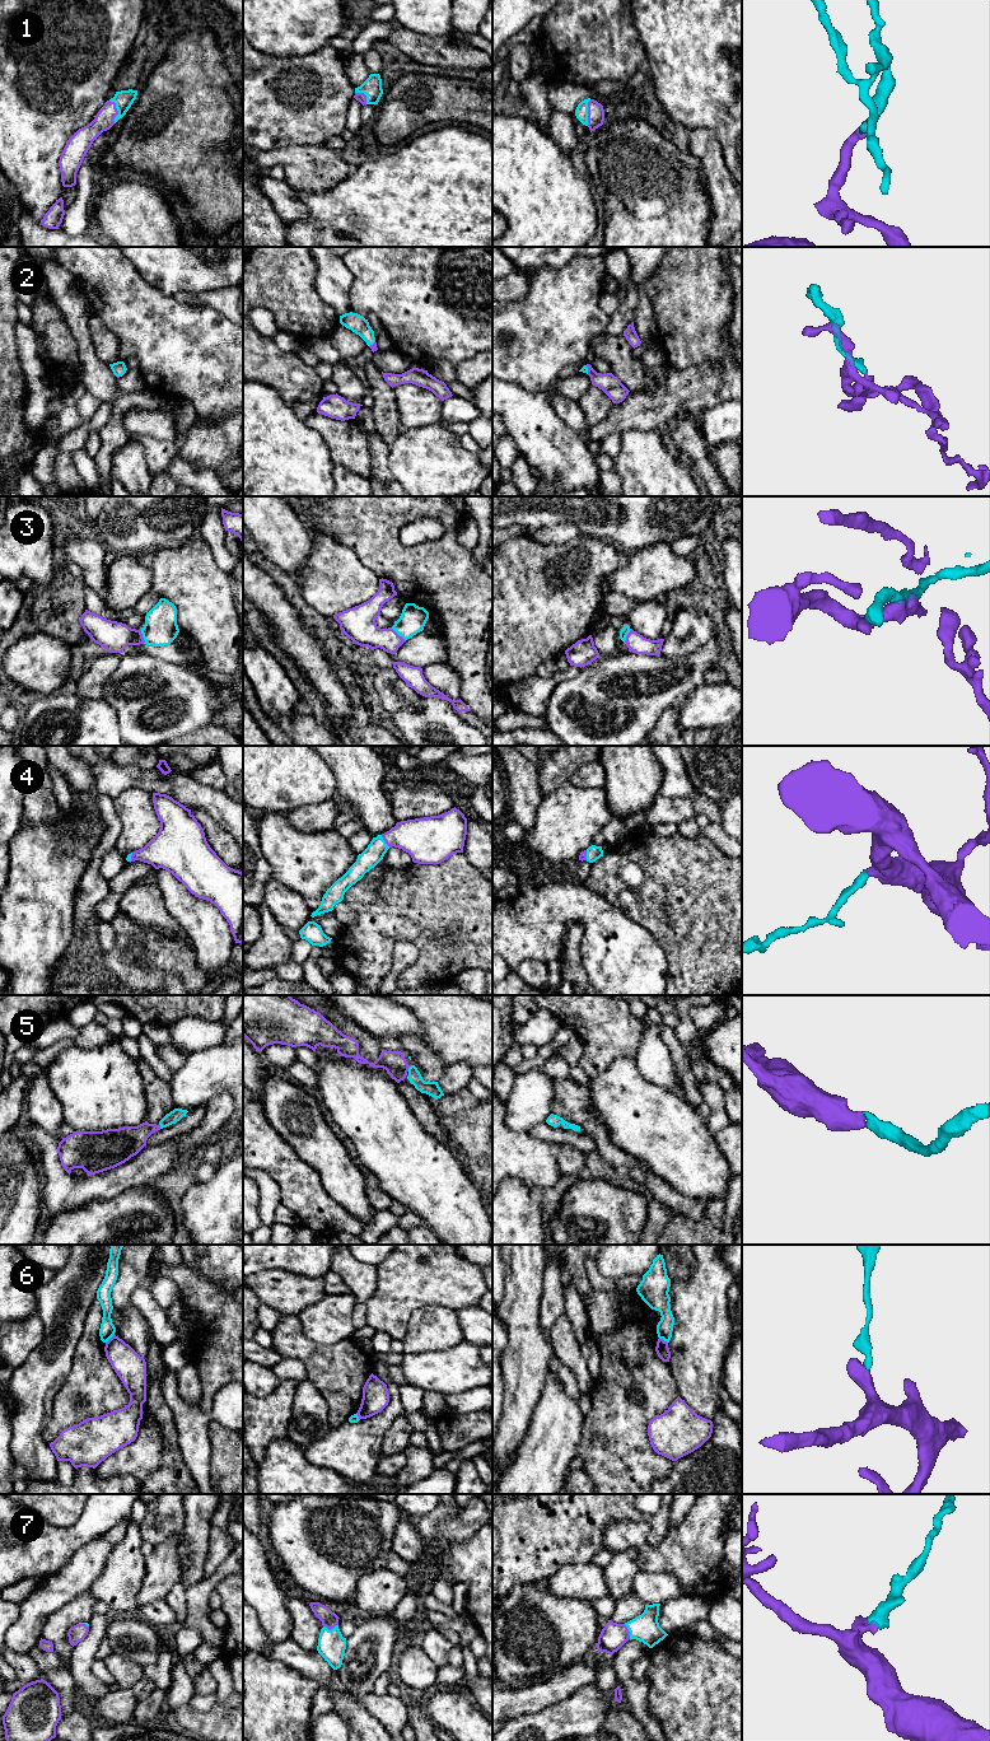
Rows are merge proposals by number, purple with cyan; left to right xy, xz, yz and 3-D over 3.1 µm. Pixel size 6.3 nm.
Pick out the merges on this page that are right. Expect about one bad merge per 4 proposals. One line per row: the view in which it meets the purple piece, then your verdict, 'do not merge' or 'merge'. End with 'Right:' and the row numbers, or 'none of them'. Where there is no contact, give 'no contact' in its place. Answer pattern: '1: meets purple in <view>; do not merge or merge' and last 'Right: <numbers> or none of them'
1: meets purple in yz; merge
2: meets purple in yz; merge
3: meets purple in yz; merge
4: meets purple in xz; merge
5: meets purple in xz; merge
6: meets purple in xy; do not merge
7: meets purple in xz; merge
Right: 1, 2, 3, 4, 5, 7

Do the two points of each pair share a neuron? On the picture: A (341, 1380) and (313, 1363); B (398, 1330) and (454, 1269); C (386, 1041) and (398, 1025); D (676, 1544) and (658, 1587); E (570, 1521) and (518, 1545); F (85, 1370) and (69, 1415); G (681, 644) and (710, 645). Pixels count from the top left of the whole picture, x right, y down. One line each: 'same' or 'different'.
A: same
B: same
C: different
D: different
E: same
F: same
G: different

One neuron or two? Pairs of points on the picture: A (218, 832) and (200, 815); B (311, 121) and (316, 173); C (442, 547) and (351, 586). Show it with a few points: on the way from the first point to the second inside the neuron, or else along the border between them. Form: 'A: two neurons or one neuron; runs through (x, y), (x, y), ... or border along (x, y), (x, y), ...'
A: one neuron; runs through (214, 829), (204, 818)
B: two neurons; border along (318, 144), (288, 145), (284, 148)
C: two neurons; border along (355, 554), (379, 578)

